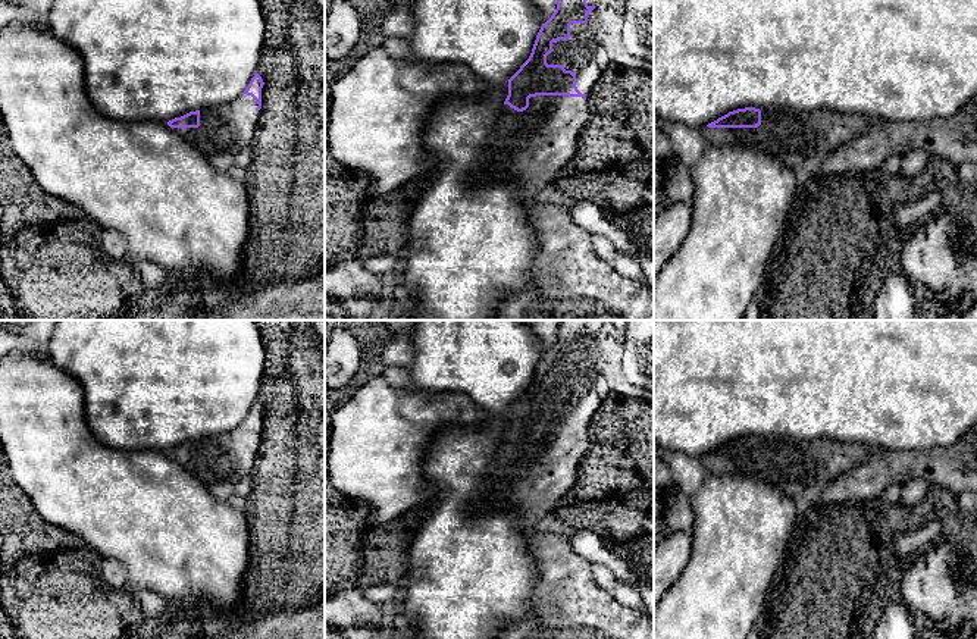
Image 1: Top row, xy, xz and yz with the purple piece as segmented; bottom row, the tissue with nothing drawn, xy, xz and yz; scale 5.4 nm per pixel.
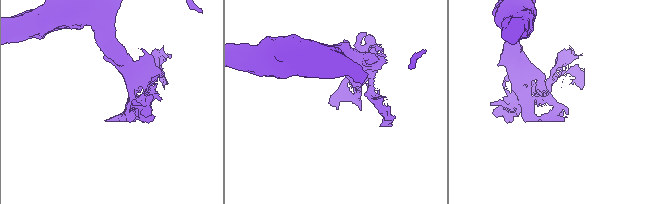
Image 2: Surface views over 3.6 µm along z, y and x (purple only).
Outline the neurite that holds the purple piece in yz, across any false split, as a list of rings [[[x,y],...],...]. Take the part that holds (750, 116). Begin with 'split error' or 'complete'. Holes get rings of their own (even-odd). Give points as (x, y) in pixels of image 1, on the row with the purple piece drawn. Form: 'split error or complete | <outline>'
split error | [[[745,107],[729,112],[699,131],[713,145],[760,148],[774,156],[796,153],[817,162],[864,134],[867,123],[862,115],[829,109]]]

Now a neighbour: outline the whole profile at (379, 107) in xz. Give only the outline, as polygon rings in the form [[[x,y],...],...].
[[[376,47],[332,84],[325,148],[334,160],[363,172],[372,189],[388,194],[433,166],[423,144],[432,107],[451,97],[477,98],[486,91],[488,84],[463,63],[394,59]]]

